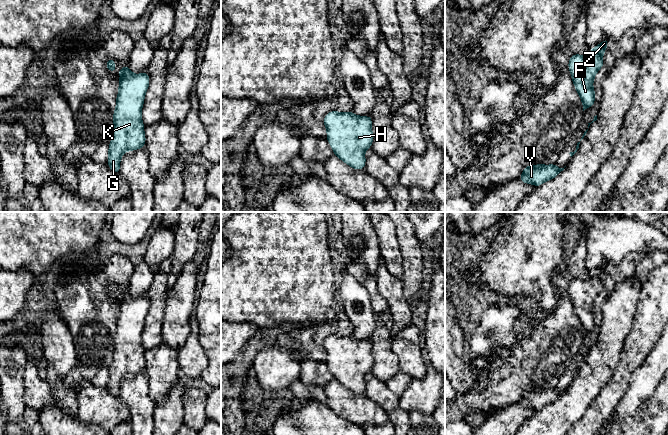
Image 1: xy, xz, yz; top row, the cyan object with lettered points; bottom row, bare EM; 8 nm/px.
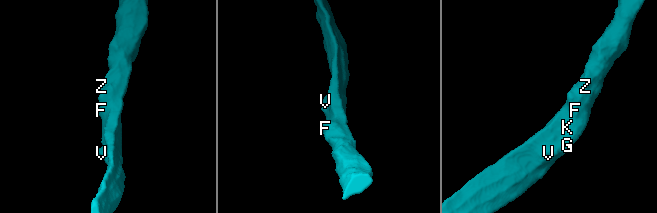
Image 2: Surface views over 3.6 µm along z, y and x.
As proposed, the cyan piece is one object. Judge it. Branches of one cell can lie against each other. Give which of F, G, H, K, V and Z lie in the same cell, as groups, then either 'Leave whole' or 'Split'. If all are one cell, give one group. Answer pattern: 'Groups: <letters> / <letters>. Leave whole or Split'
Groups: F G H K V Z. Leave whole

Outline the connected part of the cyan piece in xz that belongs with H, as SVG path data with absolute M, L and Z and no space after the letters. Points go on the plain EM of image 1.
M330 335L323 343L326 363L335 380L348 390L363 394L365 375L374 364L371 340L359 340L350 336Z

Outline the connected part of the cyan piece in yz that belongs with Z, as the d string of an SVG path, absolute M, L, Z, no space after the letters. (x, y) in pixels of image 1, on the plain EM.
M604 263L599 269L590 272L590 279L573 278L568 286L568 292L574 311L579 319L583 335L592 332L595 327L594 302L603 291L603 279L610 265Z

